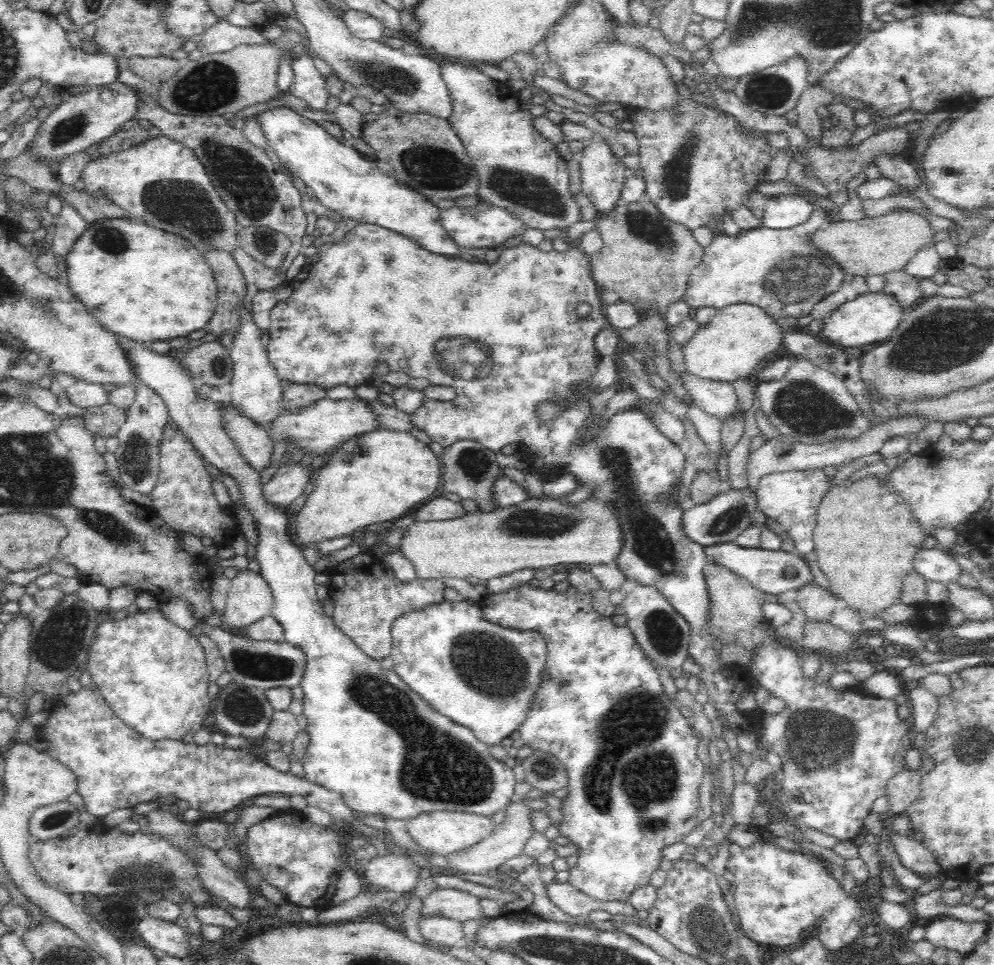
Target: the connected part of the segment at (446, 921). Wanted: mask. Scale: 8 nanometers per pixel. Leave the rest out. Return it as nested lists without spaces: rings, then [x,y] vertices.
[[[420,916],[418,928],[425,940],[448,946],[459,946],[465,938],[462,922],[444,916]]]

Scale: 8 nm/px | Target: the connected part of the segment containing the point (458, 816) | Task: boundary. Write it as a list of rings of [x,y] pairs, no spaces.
[[[438,809],[414,816],[405,822],[406,832],[420,848],[428,853],[447,855],[465,850],[487,838],[494,830],[495,824],[491,818],[464,812]]]

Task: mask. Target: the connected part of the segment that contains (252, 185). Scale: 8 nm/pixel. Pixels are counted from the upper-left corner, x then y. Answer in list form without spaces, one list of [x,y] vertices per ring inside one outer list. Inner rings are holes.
[[[124,58],[118,61],[120,63],[118,81],[135,88],[141,94],[137,119],[149,120],[154,132],[194,151],[196,159],[204,165],[212,187],[216,189],[228,211],[232,212],[236,224],[241,229],[266,227],[290,239],[288,256],[279,268],[281,272],[285,272],[294,258],[303,253],[302,238],[306,236],[307,224],[307,214],[302,209],[302,194],[294,187],[292,177],[281,172],[263,148],[258,148],[248,141],[244,137],[243,130],[231,126],[228,123],[228,116],[177,115],[164,110],[146,93],[142,81],[130,71]]]

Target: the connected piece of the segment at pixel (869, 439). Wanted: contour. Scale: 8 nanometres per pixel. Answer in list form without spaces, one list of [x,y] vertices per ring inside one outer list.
[[[910,415],[903,419],[888,419],[882,424],[876,422],[868,432],[859,436],[856,440],[836,439],[824,442],[824,444],[804,444],[794,440],[790,436],[777,434],[776,438],[768,439],[759,448],[748,450],[748,456],[746,456],[748,486],[750,488],[757,488],[758,483],[760,483],[760,480],[762,480],[764,476],[780,472],[821,470],[826,466],[835,468],[837,465],[842,466],[845,463],[848,464],[854,461],[855,458],[860,458],[860,456],[879,452],[882,442],[884,442],[886,438],[896,436],[896,434],[907,436],[910,432],[916,434],[920,432],[924,426],[926,426],[924,417]]]

